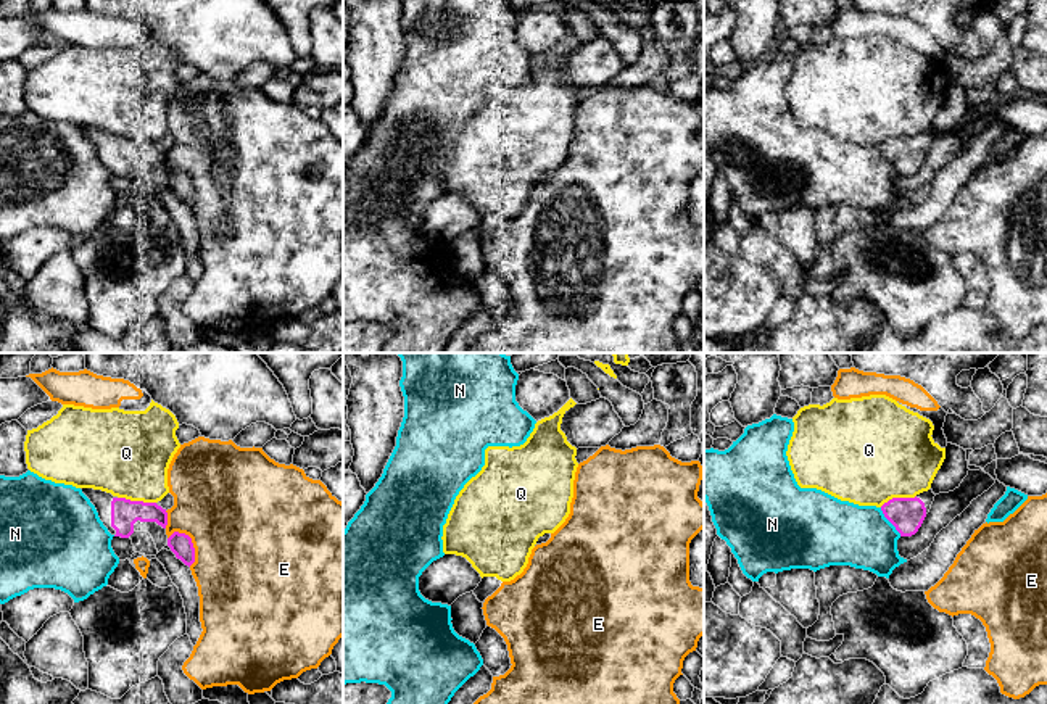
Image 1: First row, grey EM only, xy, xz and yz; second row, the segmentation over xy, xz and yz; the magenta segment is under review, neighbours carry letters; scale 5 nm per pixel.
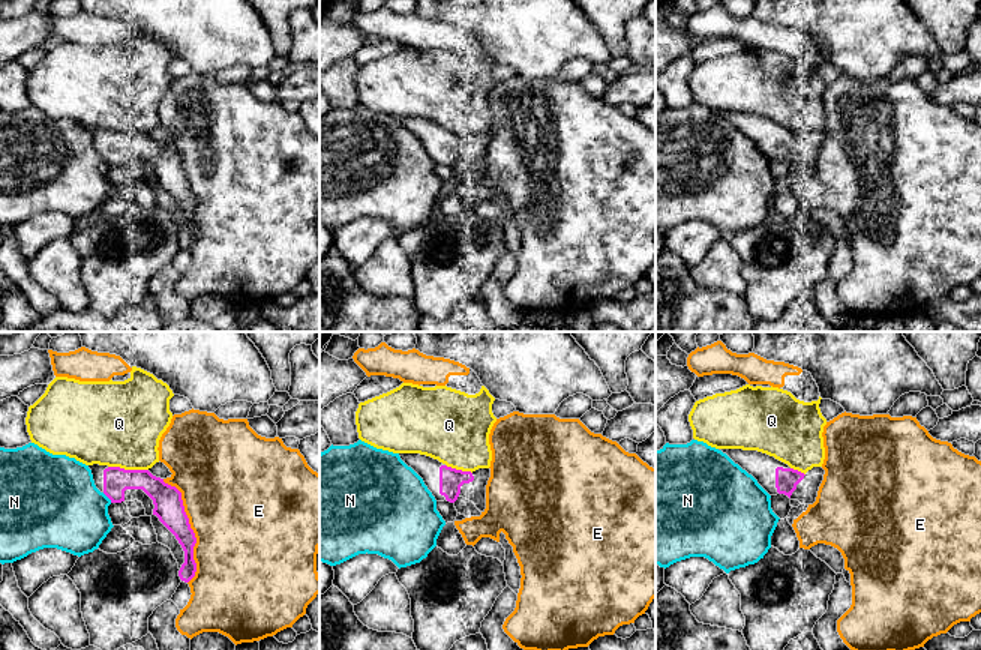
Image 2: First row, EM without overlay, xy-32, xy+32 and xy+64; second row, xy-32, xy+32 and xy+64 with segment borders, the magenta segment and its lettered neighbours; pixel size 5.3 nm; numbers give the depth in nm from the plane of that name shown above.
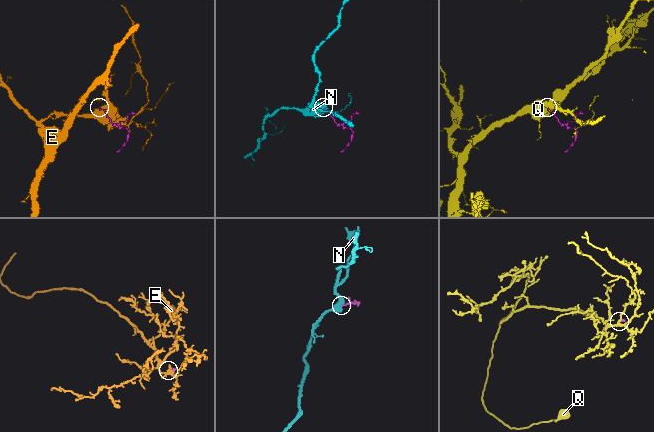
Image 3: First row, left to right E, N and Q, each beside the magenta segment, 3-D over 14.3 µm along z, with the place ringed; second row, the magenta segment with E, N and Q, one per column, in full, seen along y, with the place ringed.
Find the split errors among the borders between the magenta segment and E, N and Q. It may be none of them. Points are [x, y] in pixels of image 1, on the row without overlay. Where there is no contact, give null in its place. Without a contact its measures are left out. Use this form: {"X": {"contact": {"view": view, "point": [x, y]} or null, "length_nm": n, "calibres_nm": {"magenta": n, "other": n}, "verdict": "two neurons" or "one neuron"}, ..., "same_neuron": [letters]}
{"E": {"contact": {"view": "xy", "point": [192, 184]}, "length_nm": 200, "calibres_nm": {"magenta": 110, "other": 500}, "verdict": "two neurons"}, "N": {"contact": {"view": "yz", "point": [889, 160]}, "length_nm": 180, "calibres_nm": {"magenta": 170, "other": 320}, "verdict": "two neurons"}, "Q": {"contact": {"view": "xy", "point": [137, 140]}, "length_nm": 190, "calibres_nm": {"magenta": 140, "other": 440}, "verdict": "two neurons"}, "same_neuron": []}

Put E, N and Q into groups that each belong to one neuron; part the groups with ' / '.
E / N / Q

